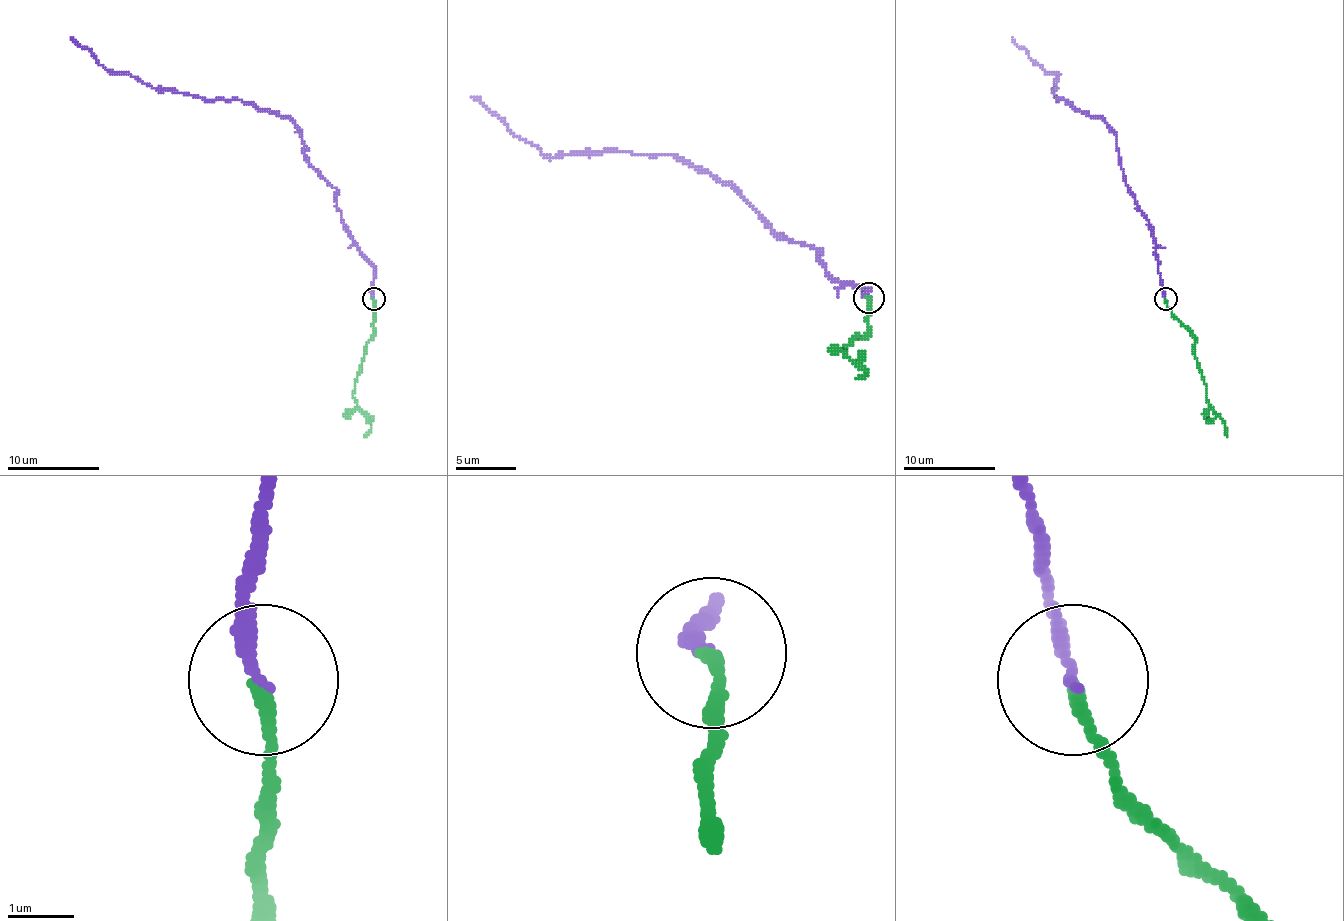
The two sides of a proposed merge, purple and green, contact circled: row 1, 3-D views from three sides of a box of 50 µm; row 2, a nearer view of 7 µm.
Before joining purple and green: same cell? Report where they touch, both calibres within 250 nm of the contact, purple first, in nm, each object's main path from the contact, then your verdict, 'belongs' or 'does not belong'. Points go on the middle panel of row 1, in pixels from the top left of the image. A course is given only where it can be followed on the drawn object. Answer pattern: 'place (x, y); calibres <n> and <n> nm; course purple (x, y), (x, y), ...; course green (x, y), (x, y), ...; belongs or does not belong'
place (868, 297); calibres 200 and 200 nm; course purple (868, 297), (868, 288), (834, 281), (819, 251), (774, 233), (728, 184), (671, 154), (550, 157), (471, 97); course green (868, 297), (868, 330), (856, 336), (840, 351), (865, 372), (865, 375), (856, 378); belongs

